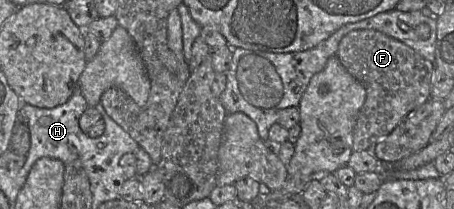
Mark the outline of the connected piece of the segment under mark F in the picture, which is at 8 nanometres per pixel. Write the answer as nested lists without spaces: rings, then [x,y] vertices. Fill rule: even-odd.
[[[371,29],[347,34],[340,41],[337,56],[366,89],[366,99],[353,130],[353,150],[373,153],[380,137],[391,133],[409,112],[431,98],[431,80],[436,66],[403,42]]]

